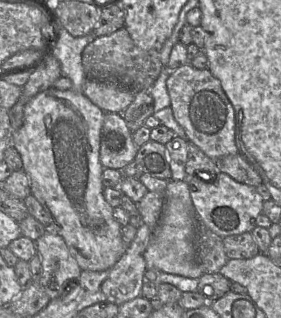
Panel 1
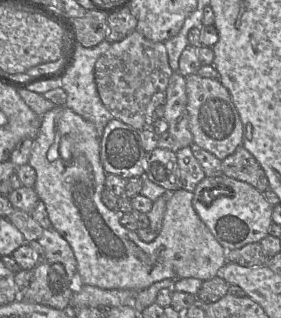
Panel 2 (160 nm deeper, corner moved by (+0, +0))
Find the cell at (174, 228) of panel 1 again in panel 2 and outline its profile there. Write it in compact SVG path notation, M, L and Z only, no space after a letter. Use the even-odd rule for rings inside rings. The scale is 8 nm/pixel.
M56 105L42 116L41 127L36 138L33 140L29 165L36 171L36 182L34 189L39 197L39 201L43 202L49 219L55 229L64 239L67 240L73 250L77 262L77 283L83 285L95 286L105 290L124 289L141 291L148 288L153 283L164 279L179 280L184 278L197 278L201 281L206 281L214 278L219 274L222 267L226 264L226 250L217 241L206 224L198 216L193 207L193 193L184 189L178 189L173 192L168 192L166 210L163 217L162 229L157 237L152 242L144 242L139 238L135 231L130 231L120 223L120 215L109 209L102 201L102 192L105 189L106 172L100 159L101 136L98 133L95 125L84 119L65 105Z

